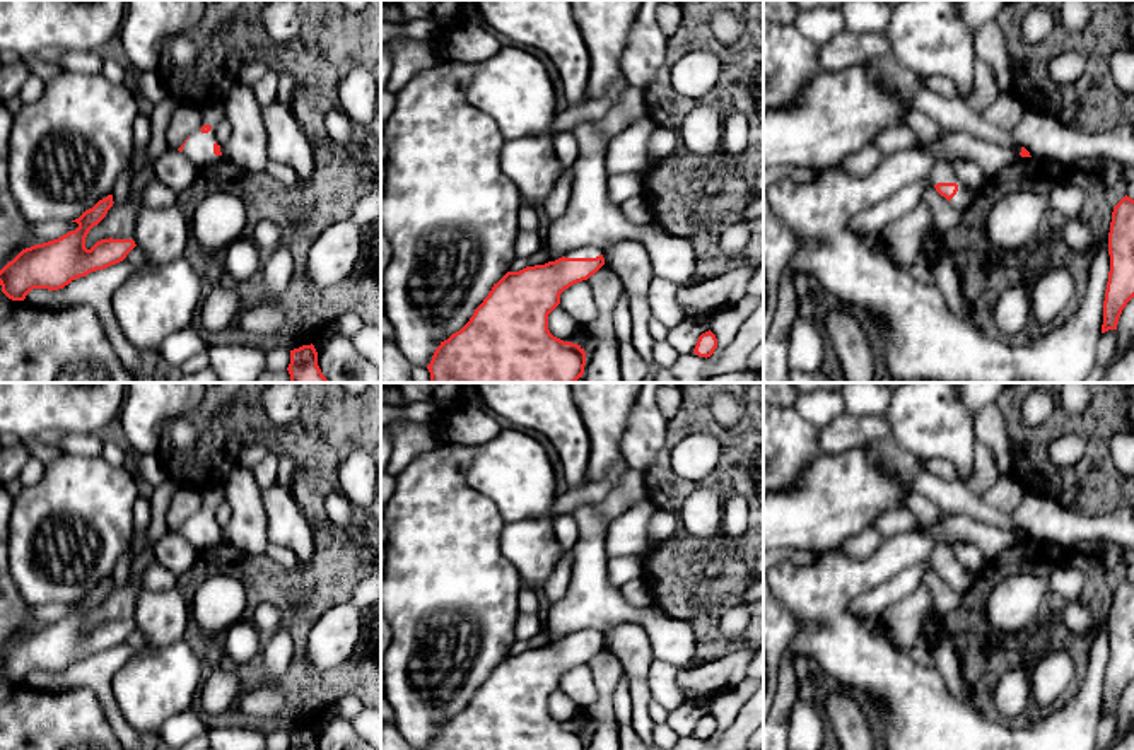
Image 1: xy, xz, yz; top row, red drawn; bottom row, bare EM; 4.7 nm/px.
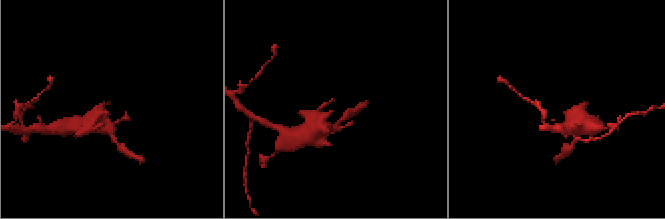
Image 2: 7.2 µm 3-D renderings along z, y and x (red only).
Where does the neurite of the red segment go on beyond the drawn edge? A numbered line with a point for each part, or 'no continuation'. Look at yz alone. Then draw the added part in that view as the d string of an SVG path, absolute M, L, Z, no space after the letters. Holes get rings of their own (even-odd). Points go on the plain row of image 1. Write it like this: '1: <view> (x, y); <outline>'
1: yz (941, 554); M936 543L927 562L932 569L938 565L956 565L958 574L950 583L951 589L955 589L958 595L965 595L970 589L973 574L955 557L951 547Z

